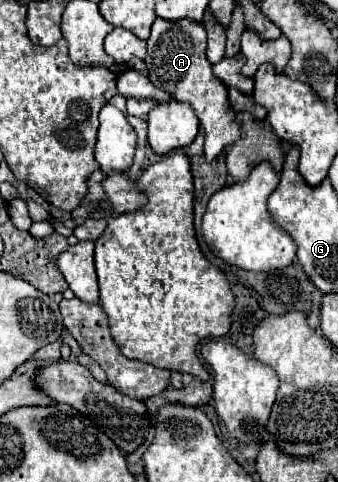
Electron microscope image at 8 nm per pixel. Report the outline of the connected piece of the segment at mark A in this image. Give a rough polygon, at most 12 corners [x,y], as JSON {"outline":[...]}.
{"outline":[[156,18],[144,62],[204,128],[208,162],[240,140],[206,32]]}

